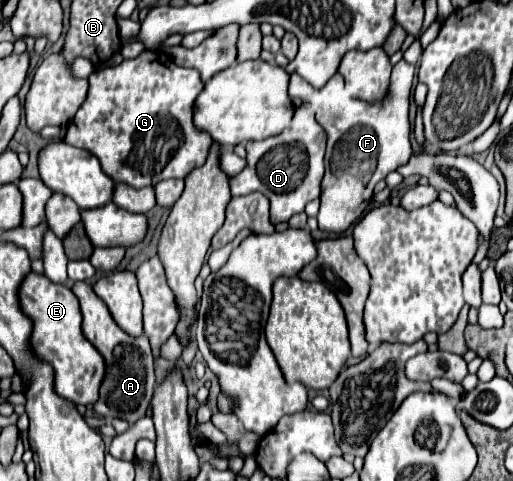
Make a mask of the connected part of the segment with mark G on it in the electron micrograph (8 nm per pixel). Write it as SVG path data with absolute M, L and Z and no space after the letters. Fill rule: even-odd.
M144 50L134 60L124 60L114 68L94 70L88 80L88 96L68 124L68 134L64 140L96 156L104 174L114 182L124 182L134 188L156 186L160 180L186 178L194 168L204 164L212 138L192 126L192 106L204 88L196 70L174 64L174 60L162 50Z

